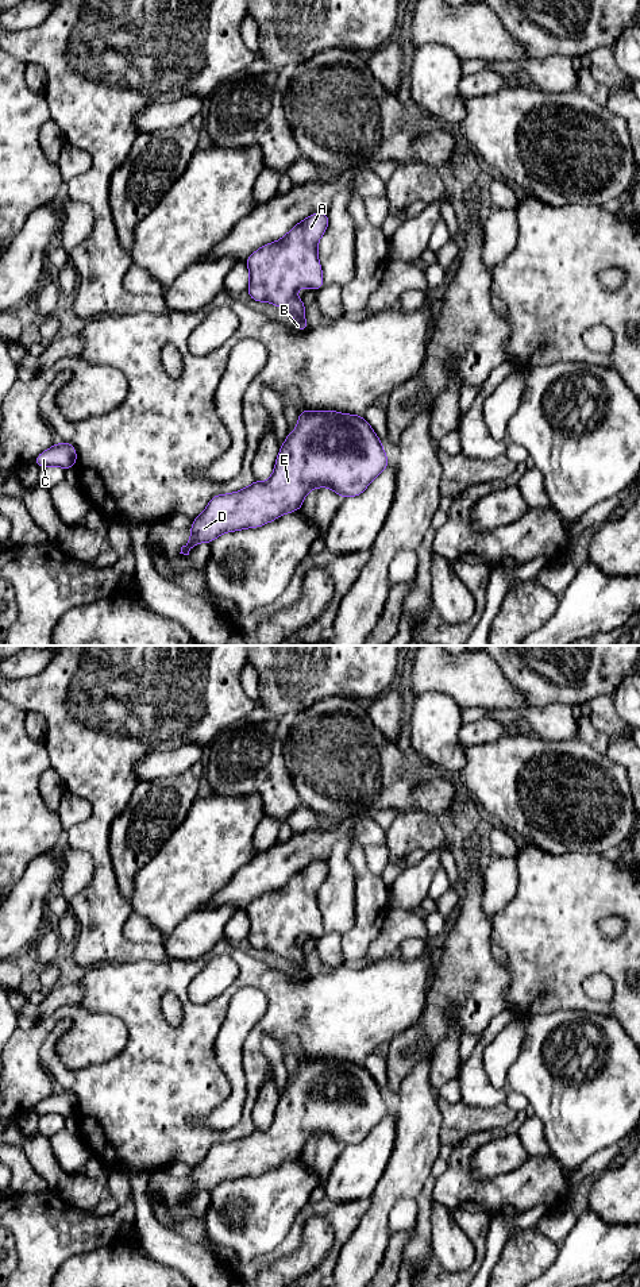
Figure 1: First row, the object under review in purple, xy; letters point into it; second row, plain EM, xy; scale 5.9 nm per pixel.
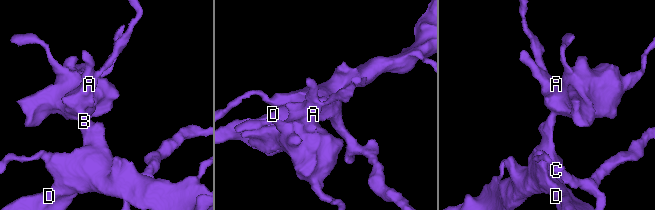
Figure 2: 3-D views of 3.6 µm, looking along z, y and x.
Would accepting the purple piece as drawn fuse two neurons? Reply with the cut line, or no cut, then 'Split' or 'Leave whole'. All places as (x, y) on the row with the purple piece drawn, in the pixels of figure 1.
No split. Leave whole

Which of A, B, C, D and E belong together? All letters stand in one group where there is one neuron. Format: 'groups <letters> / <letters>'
groups A B C D E

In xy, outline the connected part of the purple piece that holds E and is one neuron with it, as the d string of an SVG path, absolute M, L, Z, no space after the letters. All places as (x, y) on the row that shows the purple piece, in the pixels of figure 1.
M300 411L297 428L279 447L269 481L252 483L235 493L216 494L189 527L192 537L181 547L184 555L197 543L212 543L219 535L265 525L285 513L302 509L308 492L331 488L342 498L362 494L370 482L389 466L382 442L363 416L336 411Z

